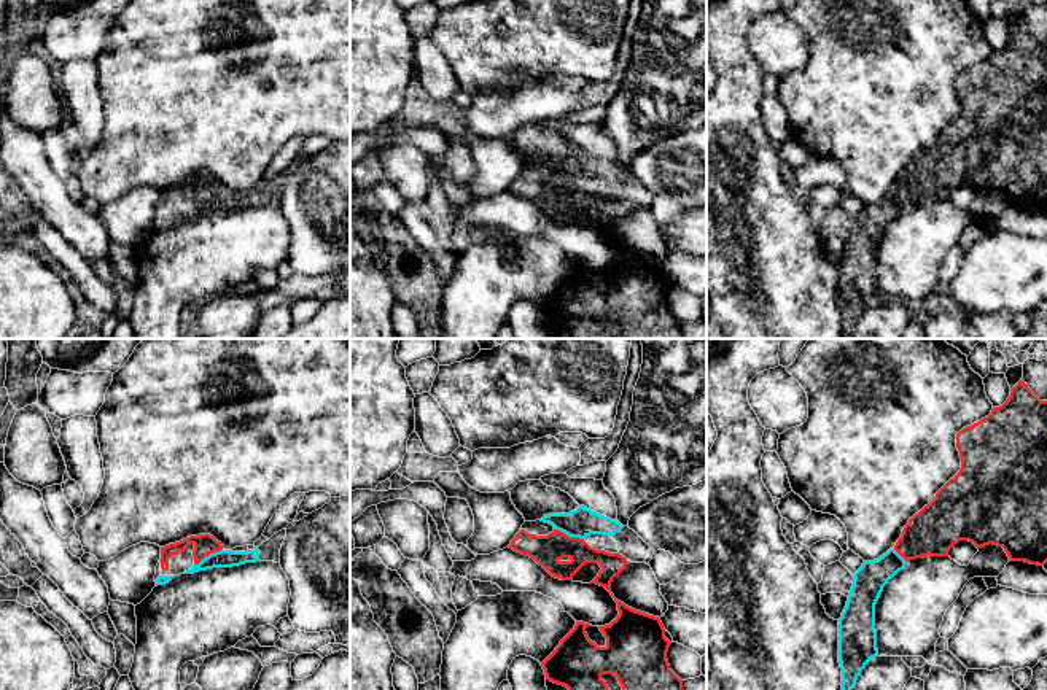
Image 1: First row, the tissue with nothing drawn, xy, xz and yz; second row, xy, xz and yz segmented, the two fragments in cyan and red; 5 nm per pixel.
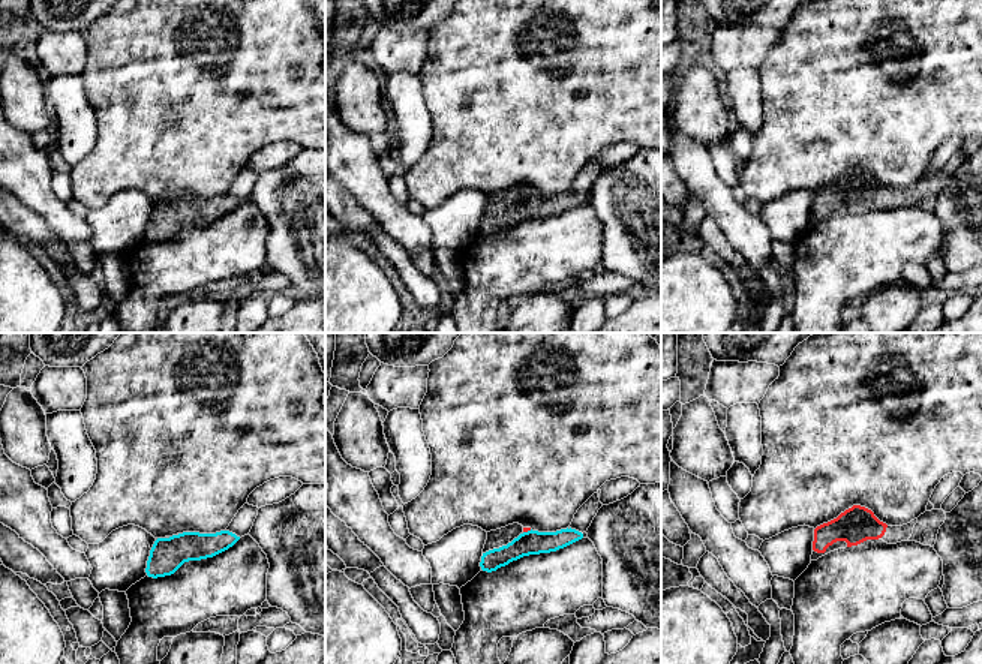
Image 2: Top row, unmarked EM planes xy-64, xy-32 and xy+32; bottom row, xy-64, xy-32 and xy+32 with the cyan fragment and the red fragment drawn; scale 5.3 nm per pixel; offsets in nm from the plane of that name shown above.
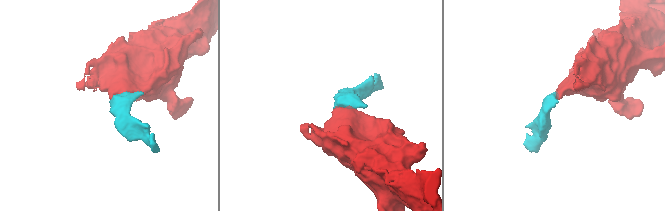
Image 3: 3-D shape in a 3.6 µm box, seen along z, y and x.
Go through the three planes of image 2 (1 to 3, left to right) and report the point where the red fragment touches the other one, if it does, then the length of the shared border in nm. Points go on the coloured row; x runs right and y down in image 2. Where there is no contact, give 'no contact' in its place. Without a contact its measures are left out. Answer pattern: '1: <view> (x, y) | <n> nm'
1: no contact
2: xy-32 (528, 531) | 50 nm
3: no contact

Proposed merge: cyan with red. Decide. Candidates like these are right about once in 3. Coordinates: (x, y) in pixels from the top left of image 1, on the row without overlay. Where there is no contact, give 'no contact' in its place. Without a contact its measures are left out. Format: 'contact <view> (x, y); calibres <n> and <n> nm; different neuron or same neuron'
contact xz (568, 178); calibres 150 and 160 nm; same neuron

